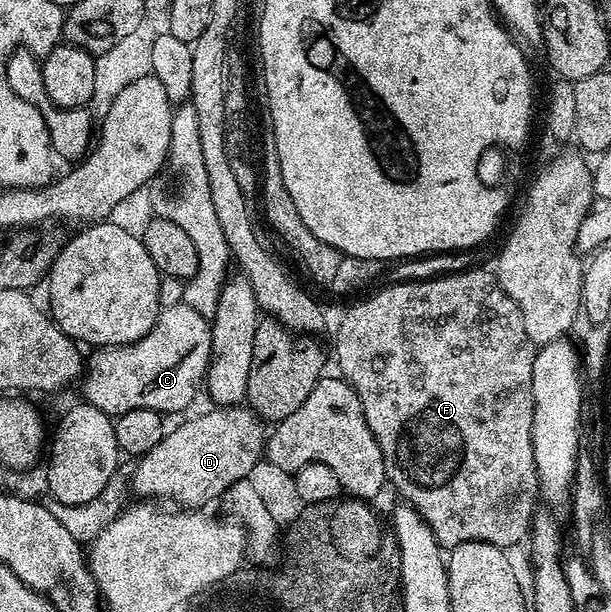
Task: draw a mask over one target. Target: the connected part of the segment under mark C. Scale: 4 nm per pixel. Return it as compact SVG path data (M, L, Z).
M179 303L161 310L156 324L136 343L127 347L102 347L91 352L86 359L86 370L82 376L84 383L83 402L102 409L102 413L118 416L130 409L154 409L161 413L180 411L192 403L196 390L201 390L204 373L208 369L208 354L212 352L212 329L209 320L198 309Z

